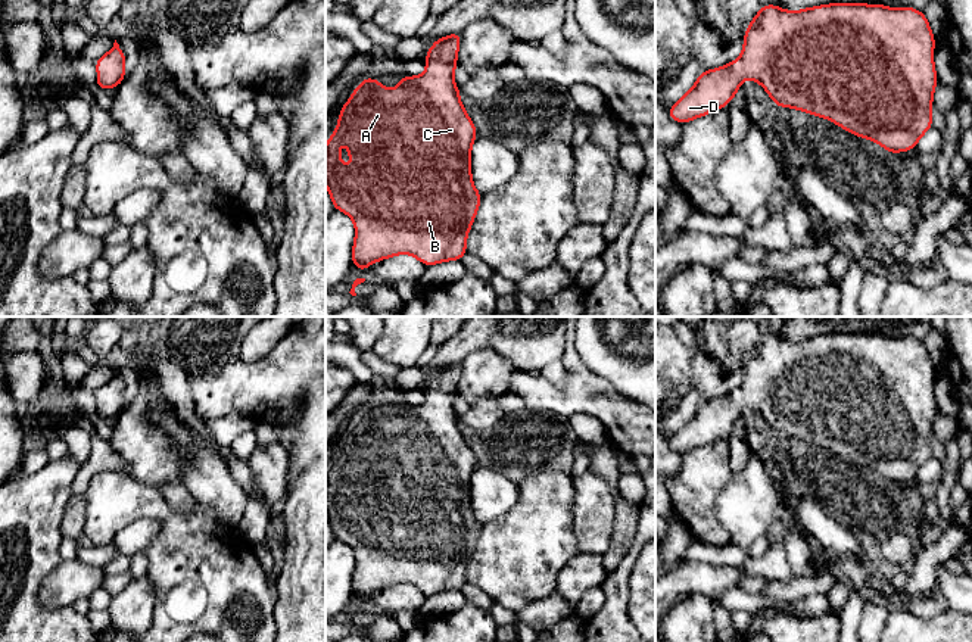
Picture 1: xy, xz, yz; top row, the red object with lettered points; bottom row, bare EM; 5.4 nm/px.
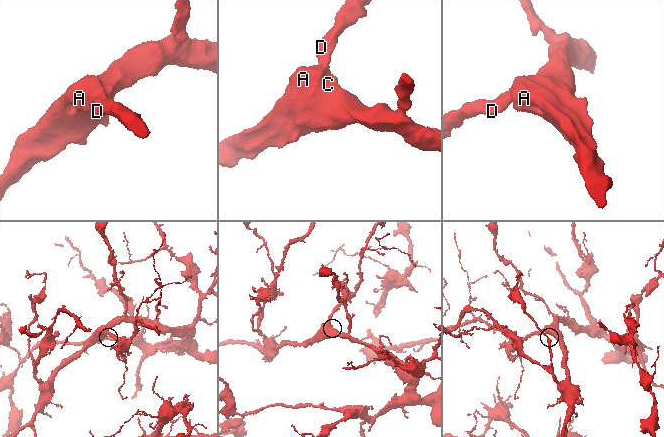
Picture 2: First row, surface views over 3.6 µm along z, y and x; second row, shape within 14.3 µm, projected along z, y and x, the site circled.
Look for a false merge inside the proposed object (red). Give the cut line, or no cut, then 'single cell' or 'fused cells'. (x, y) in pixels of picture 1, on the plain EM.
cut none; single cell

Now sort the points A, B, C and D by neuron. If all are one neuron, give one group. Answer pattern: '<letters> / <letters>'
A B C D

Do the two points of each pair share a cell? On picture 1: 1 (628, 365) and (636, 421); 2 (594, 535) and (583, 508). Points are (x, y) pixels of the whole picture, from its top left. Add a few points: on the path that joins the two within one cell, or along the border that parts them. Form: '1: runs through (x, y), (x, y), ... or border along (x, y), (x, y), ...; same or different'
1: border along (606, 379), (622, 395), (639, 402); different
2: runs through (594, 529), (594, 519), (589, 514); same

